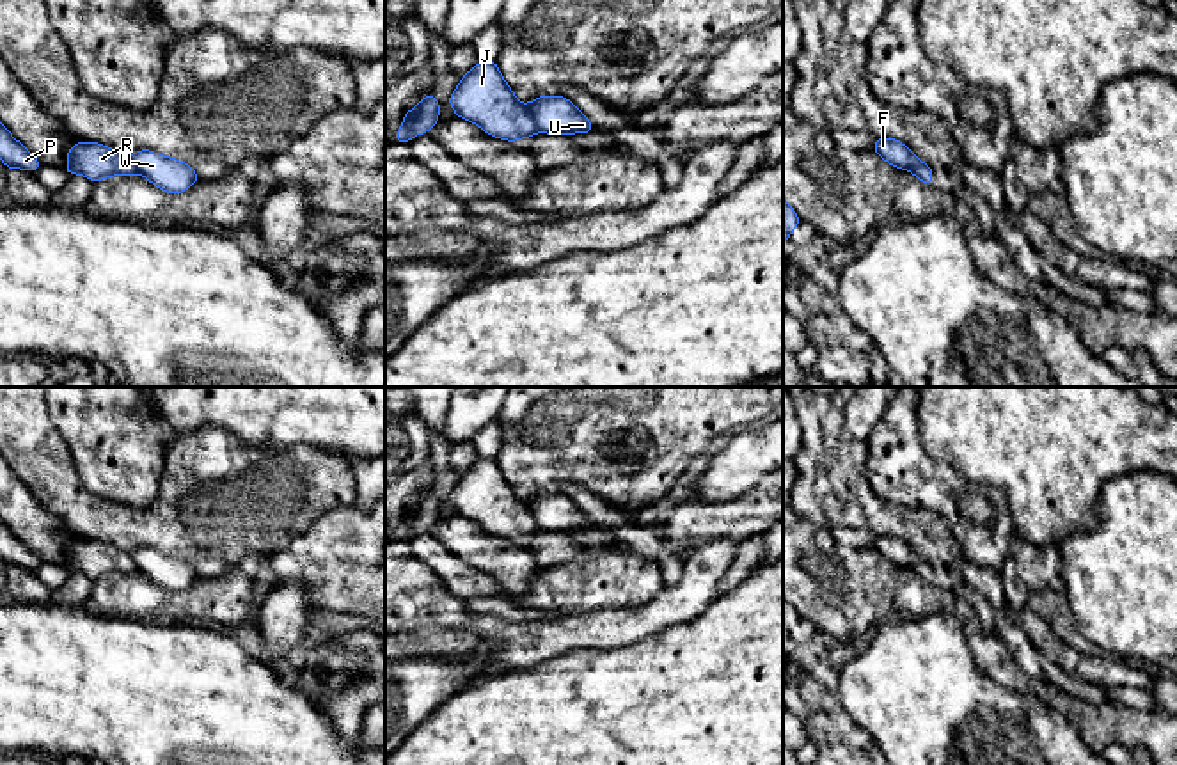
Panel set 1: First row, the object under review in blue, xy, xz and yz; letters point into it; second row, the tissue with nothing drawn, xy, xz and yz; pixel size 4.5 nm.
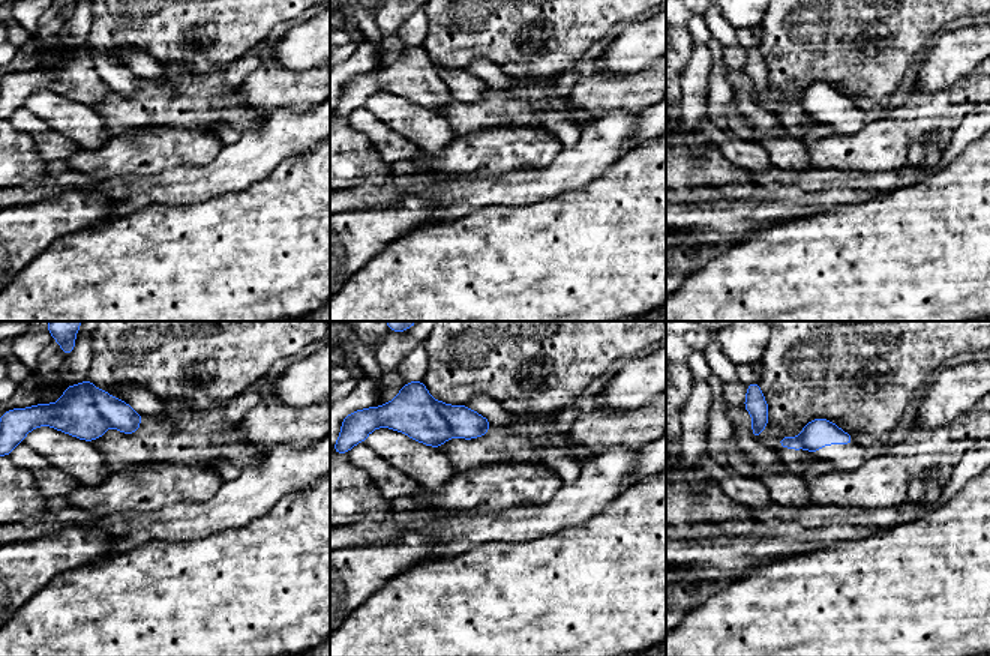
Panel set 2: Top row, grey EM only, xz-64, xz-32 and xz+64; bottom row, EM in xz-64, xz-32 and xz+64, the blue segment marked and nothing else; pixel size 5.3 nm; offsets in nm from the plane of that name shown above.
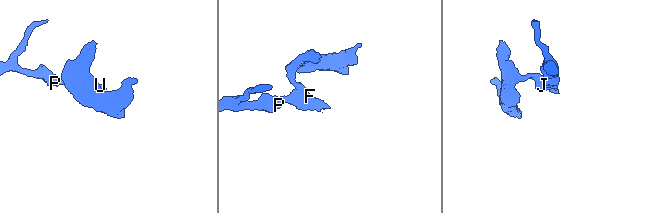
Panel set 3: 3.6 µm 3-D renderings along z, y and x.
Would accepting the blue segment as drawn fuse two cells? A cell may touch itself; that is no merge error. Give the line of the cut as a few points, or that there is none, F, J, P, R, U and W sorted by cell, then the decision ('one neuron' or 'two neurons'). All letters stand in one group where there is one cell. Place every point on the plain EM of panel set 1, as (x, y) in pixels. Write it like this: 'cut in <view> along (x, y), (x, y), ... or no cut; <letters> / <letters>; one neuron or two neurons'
cut in xz along (524, 504), (540, 528); F U W / J P R; two neurons

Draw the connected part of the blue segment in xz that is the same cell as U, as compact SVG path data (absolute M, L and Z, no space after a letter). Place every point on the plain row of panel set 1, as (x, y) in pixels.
M540 493L525 502L540 529L549 532L588 531L595 524L563 493Z

